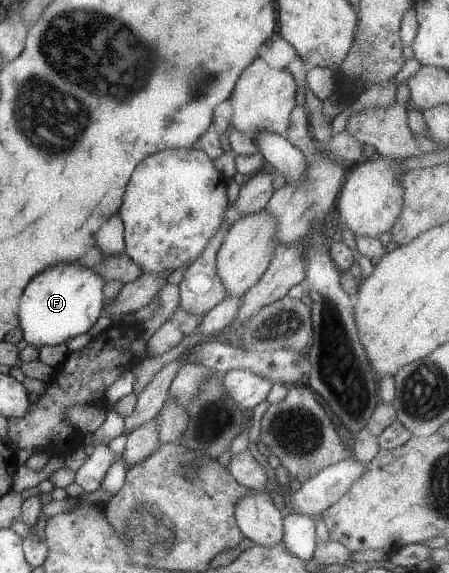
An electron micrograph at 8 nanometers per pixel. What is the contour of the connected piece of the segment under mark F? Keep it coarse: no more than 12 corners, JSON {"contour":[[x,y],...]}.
{"contour":[[77,263],[49,266],[19,298],[22,341],[38,349],[86,333],[104,284]]}

